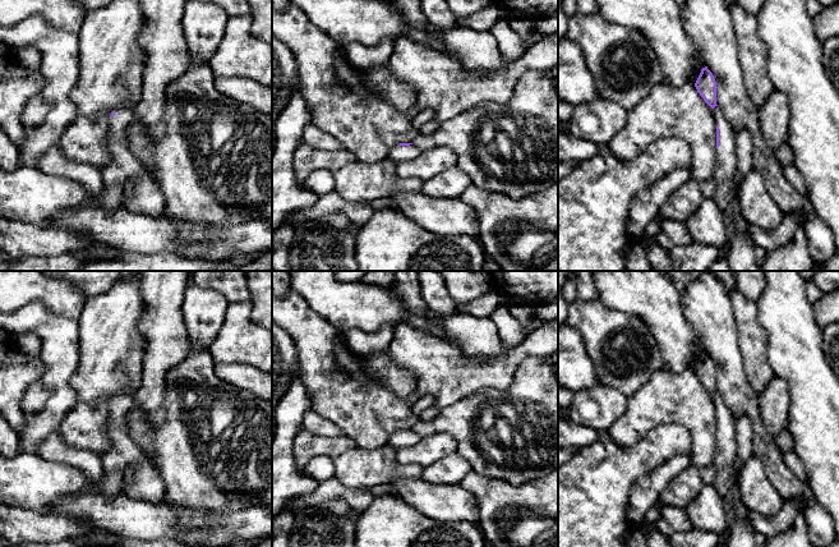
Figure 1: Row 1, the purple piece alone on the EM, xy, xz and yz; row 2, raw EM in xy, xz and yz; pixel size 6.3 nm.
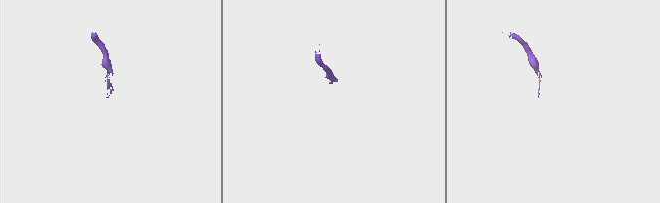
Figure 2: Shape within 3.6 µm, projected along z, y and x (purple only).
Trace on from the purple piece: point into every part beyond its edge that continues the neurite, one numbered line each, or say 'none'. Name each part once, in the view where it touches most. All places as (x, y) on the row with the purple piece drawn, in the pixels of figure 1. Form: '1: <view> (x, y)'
1: yz (724, 174)

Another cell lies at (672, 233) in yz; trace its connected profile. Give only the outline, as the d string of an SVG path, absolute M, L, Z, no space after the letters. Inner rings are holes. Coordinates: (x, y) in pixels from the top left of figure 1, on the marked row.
M670 219L663 220L656 240L667 250L677 245L690 245L693 243L687 224Z

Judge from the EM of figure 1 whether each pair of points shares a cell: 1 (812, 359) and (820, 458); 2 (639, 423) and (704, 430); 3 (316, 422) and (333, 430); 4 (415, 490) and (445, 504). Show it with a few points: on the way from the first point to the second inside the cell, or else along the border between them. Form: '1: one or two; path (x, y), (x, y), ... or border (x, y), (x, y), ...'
1: one; path (812, 384), (820, 403), (820, 433)
2: one; path (655, 414), (687, 414)
3: one; path (319, 426), (330, 430)
4: one; path (423, 496), (437, 502)

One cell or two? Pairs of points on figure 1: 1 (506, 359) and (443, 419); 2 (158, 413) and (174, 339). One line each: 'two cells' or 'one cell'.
1: two cells
2: one cell

